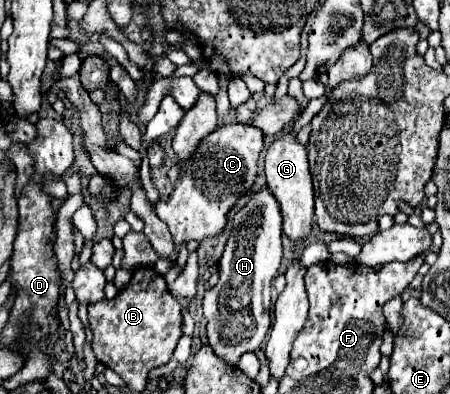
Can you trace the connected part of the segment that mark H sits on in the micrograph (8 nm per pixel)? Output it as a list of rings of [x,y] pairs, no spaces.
[[[266,184],[250,196],[246,202],[246,208],[240,208],[240,212],[234,214],[234,222],[230,228],[230,236],[224,248],[224,254],[218,262],[218,284],[206,292],[204,296],[204,318],[208,320],[206,336],[208,344],[212,346],[214,354],[220,356],[228,364],[238,364],[238,358],[244,352],[258,350],[270,330],[270,292],[272,282],[278,276],[280,260],[282,260],[282,216],[280,216],[280,204],[276,204],[276,198],[272,198],[272,192],[268,192]]]

